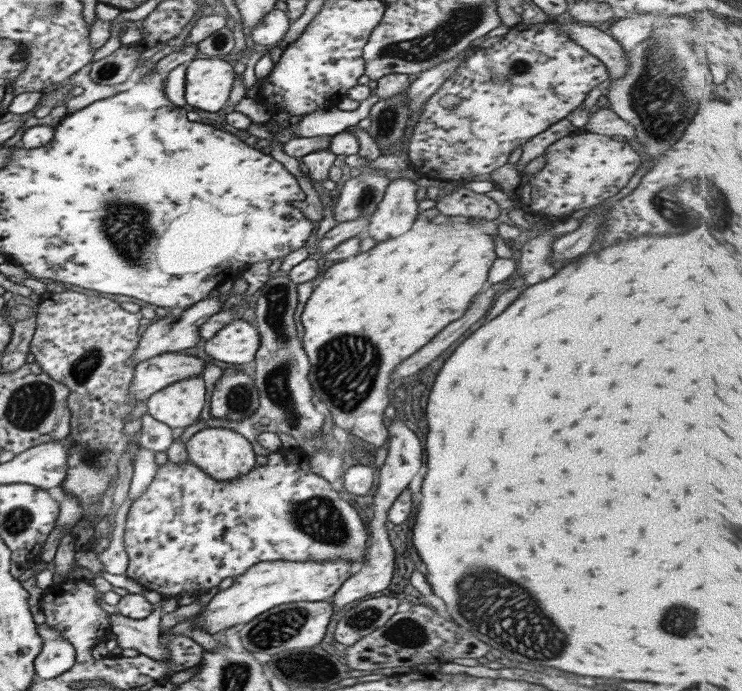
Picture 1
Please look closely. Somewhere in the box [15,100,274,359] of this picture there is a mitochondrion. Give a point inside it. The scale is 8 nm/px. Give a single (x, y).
(125, 225)

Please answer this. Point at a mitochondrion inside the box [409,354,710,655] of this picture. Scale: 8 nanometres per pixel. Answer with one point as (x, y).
(678, 620)

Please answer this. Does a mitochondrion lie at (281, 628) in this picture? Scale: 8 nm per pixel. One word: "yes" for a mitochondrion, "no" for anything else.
yes

